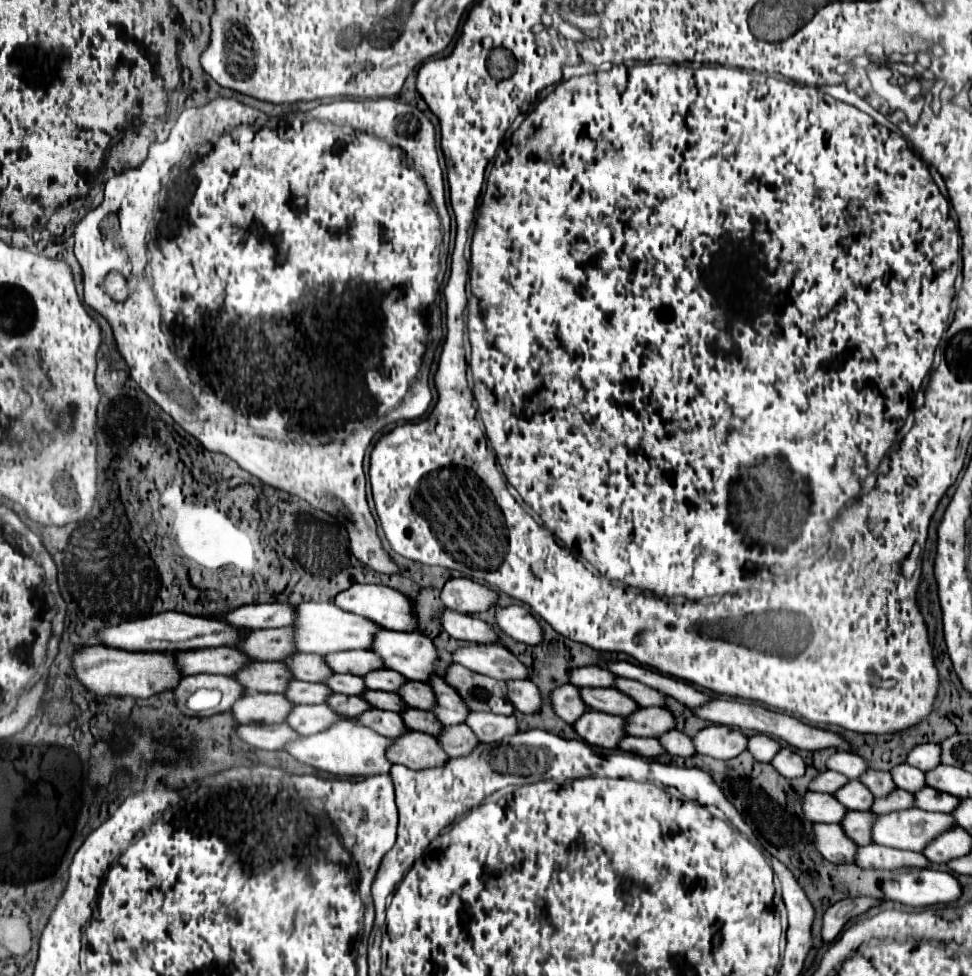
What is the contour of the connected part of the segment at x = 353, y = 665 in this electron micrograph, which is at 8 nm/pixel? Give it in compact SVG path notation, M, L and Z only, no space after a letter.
M369 650L333 652L333 654L325 656L325 664L333 672L349 672L349 674L357 674L357 676L363 676L363 674L367 674L371 670L383 668L381 660Z

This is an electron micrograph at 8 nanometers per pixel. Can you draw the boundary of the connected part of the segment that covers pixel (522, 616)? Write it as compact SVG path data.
M507 606L495 610L497 628L501 634L523 642L523 644L537 644L541 642L541 628L535 616L525 606Z

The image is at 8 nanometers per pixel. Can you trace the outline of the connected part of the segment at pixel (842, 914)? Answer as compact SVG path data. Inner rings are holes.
M845 898L833 906L829 906L821 918L821 938L823 942L833 942L833 938L841 932L841 928L845 926L845 922L853 916L863 914L865 910L869 910L875 904L881 904L883 900L875 900L875 898Z

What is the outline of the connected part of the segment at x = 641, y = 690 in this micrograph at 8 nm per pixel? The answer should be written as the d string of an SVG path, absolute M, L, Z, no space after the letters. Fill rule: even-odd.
M617 678L615 688L619 692L627 694L631 700L635 700L637 706L661 706L663 704L663 694L659 694L657 690L641 684L641 682L635 682L635 680Z

